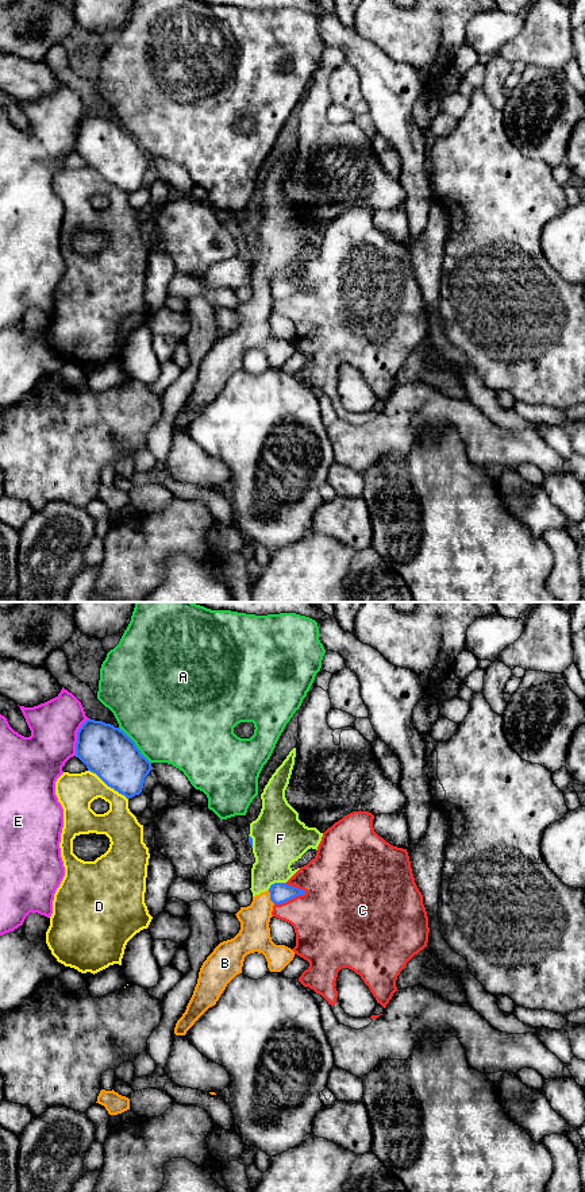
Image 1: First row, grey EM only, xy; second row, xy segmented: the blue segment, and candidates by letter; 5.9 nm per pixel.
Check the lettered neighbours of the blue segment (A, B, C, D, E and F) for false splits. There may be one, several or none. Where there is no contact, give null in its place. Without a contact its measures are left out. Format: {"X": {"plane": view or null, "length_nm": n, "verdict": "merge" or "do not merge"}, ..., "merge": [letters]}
{"A": {"plane": "xy", "length_nm": 300, "verdict": "do not merge"}, "B": {"plane": "xy", "length_nm": 100, "verdict": "do not merge"}, "C": {"plane": "xy", "length_nm": 200, "verdict": "do not merge"}, "D": {"plane": "xy", "length_nm": 300, "verdict": "do not merge"}, "E": {"plane": "xy", "length_nm": 240, "verdict": "do not merge"}, "F": {"plane": "xy", "length_nm": 110, "verdict": "do not merge"}, "merge": []}

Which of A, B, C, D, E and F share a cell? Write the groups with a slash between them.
A / B F / C / D / E

